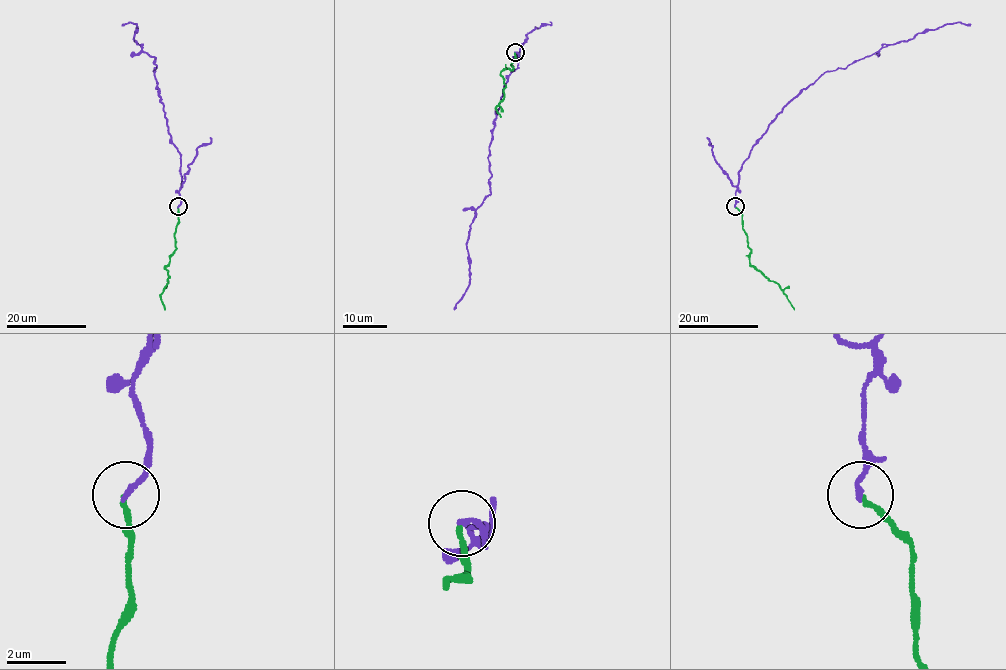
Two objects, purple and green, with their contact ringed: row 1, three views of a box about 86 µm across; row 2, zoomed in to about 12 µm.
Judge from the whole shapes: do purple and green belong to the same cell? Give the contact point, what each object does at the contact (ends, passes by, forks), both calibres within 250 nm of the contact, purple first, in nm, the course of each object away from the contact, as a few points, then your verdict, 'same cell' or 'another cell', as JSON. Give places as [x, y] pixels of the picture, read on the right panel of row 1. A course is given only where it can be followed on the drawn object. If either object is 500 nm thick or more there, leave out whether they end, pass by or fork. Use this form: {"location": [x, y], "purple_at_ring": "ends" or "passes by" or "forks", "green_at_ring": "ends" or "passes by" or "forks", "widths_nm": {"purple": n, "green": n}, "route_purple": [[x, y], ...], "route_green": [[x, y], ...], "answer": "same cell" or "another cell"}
{"location": [735, 206], "purple_at_ring": "ends", "green_at_ring": "ends", "widths_nm": {"purple": 190, "green": 180}, "route_purple": [[735, 207], [738, 172], [757, 140], [782, 108], [826, 71], [844, 68], [919, 32], [957, 22], [970, 24]], "route_green": [[735, 207], [742, 214], [742, 229], [751, 251], [750, 265], [776, 283], [794, 310]], "answer": "same cell"}

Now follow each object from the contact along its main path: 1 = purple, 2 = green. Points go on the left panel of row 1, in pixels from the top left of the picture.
1: (178, 207), (180, 152), (171, 140), (160, 100), (155, 58), (133, 39), (137, 25), (122, 24)
2: (178, 207), (174, 236), (176, 249), (165, 267), (168, 283), (160, 295), (165, 310)

